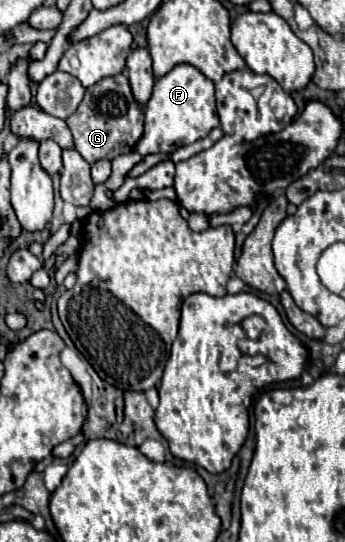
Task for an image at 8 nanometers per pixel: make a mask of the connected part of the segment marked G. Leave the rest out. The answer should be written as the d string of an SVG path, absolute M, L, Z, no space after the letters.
M116 75L116 77L106 77L102 81L98 81L98 85L92 85L86 89L86 95L78 107L78 111L74 115L68 117L68 127L74 135L74 145L76 151L88 161L94 163L98 159L114 159L122 153L126 153L128 145L126 145L126 137L120 135L118 127L114 125L114 121L124 119L124 125L128 127L130 137L134 137L134 143L142 137L142 123L144 123L144 113L140 109L140 105L134 101L128 79L124 75Z

